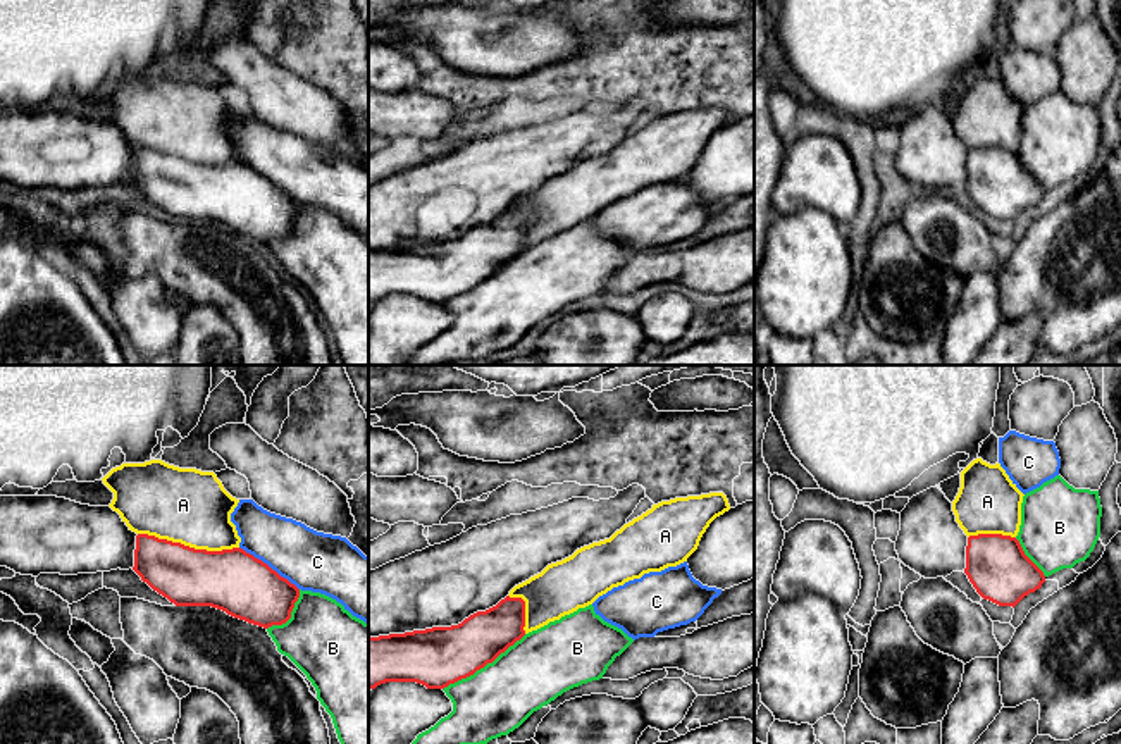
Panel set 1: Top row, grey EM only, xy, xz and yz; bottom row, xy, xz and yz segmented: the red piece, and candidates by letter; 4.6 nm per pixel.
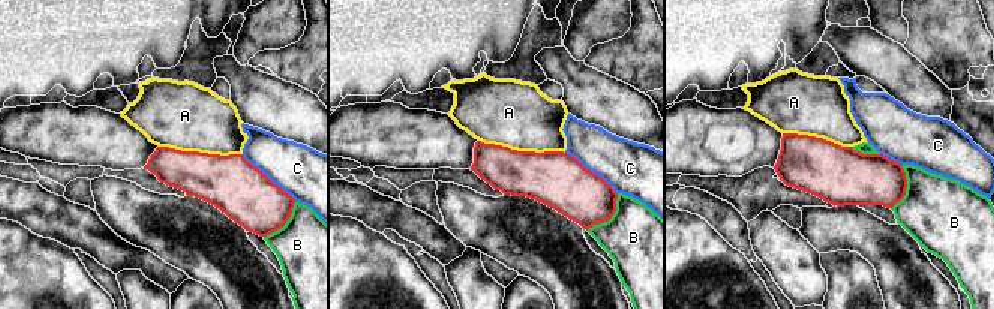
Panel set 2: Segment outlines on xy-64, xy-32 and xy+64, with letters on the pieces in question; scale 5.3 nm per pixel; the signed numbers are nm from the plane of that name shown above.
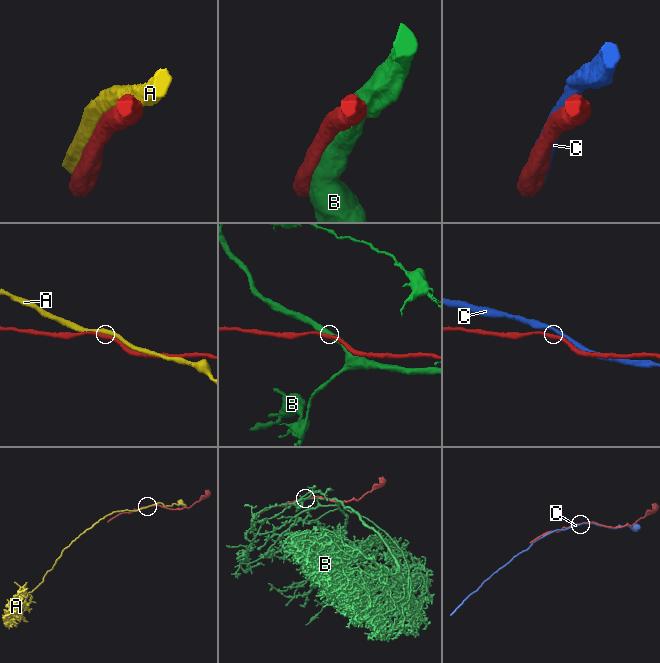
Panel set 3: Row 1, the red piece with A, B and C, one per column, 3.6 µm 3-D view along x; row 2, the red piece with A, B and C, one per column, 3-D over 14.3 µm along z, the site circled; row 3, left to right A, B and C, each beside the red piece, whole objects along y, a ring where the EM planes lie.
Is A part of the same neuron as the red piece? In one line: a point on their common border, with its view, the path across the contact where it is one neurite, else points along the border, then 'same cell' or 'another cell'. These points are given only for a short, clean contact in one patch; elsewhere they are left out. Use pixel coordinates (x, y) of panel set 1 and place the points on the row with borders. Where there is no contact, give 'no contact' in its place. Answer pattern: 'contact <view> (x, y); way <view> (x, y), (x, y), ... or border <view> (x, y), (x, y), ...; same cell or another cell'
contact xy (188, 546); another cell

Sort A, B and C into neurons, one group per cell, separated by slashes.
A / B / C

